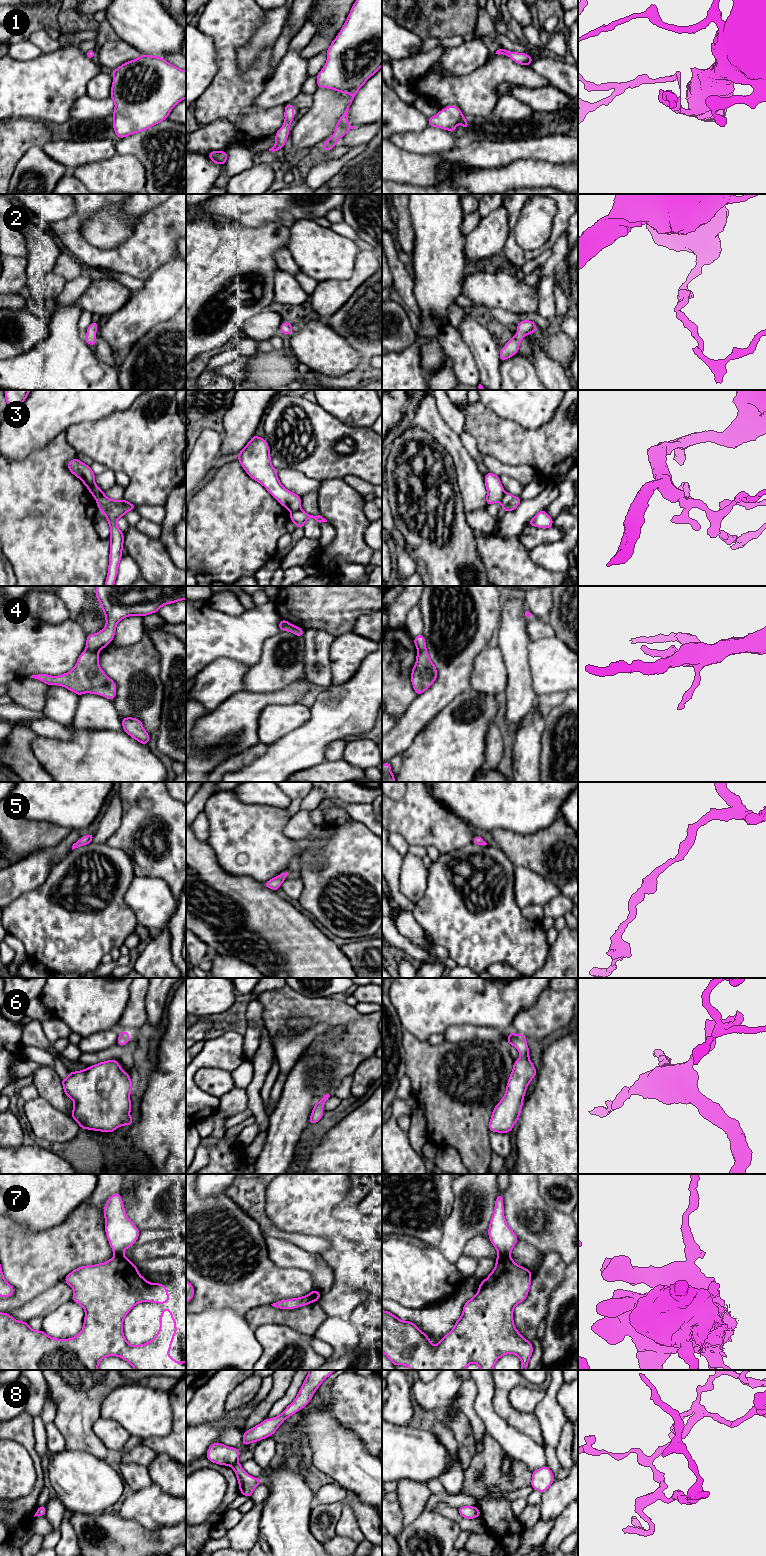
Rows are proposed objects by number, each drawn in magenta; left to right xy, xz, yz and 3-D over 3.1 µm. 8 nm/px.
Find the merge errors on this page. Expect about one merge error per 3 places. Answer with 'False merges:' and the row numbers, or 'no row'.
False merges: 3, 4, 7, 8

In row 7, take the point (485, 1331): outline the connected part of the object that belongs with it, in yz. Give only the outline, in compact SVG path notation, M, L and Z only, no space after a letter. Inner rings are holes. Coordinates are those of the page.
M498 1255L493 1271L480 1282L476 1295L464 1304L462 1315L455 1322L453 1329L440 1339L436 1346L432 1345L429 1337L413 1322L403 1321L382 1310L382 1352L394 1366L405 1365L411 1370L464 1370L471 1363L477 1364L480 1370L493 1370L497 1360L506 1354L517 1355L521 1359L521 1370L527 1370L533 1346L515 1328L513 1310L527 1298L531 1275L530 1270L516 1264L510 1255Z

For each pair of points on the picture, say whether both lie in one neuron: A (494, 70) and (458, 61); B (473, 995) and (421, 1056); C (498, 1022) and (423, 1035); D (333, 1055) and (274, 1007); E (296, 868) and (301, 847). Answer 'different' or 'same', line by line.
A: different
B: different
C: same
D: same
E: same

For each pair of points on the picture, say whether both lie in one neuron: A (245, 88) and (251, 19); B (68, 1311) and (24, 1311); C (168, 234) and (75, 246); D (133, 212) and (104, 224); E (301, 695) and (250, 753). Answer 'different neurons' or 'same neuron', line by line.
A: same neuron
B: different neurons
C: same neuron
D: same neuron
E: different neurons

